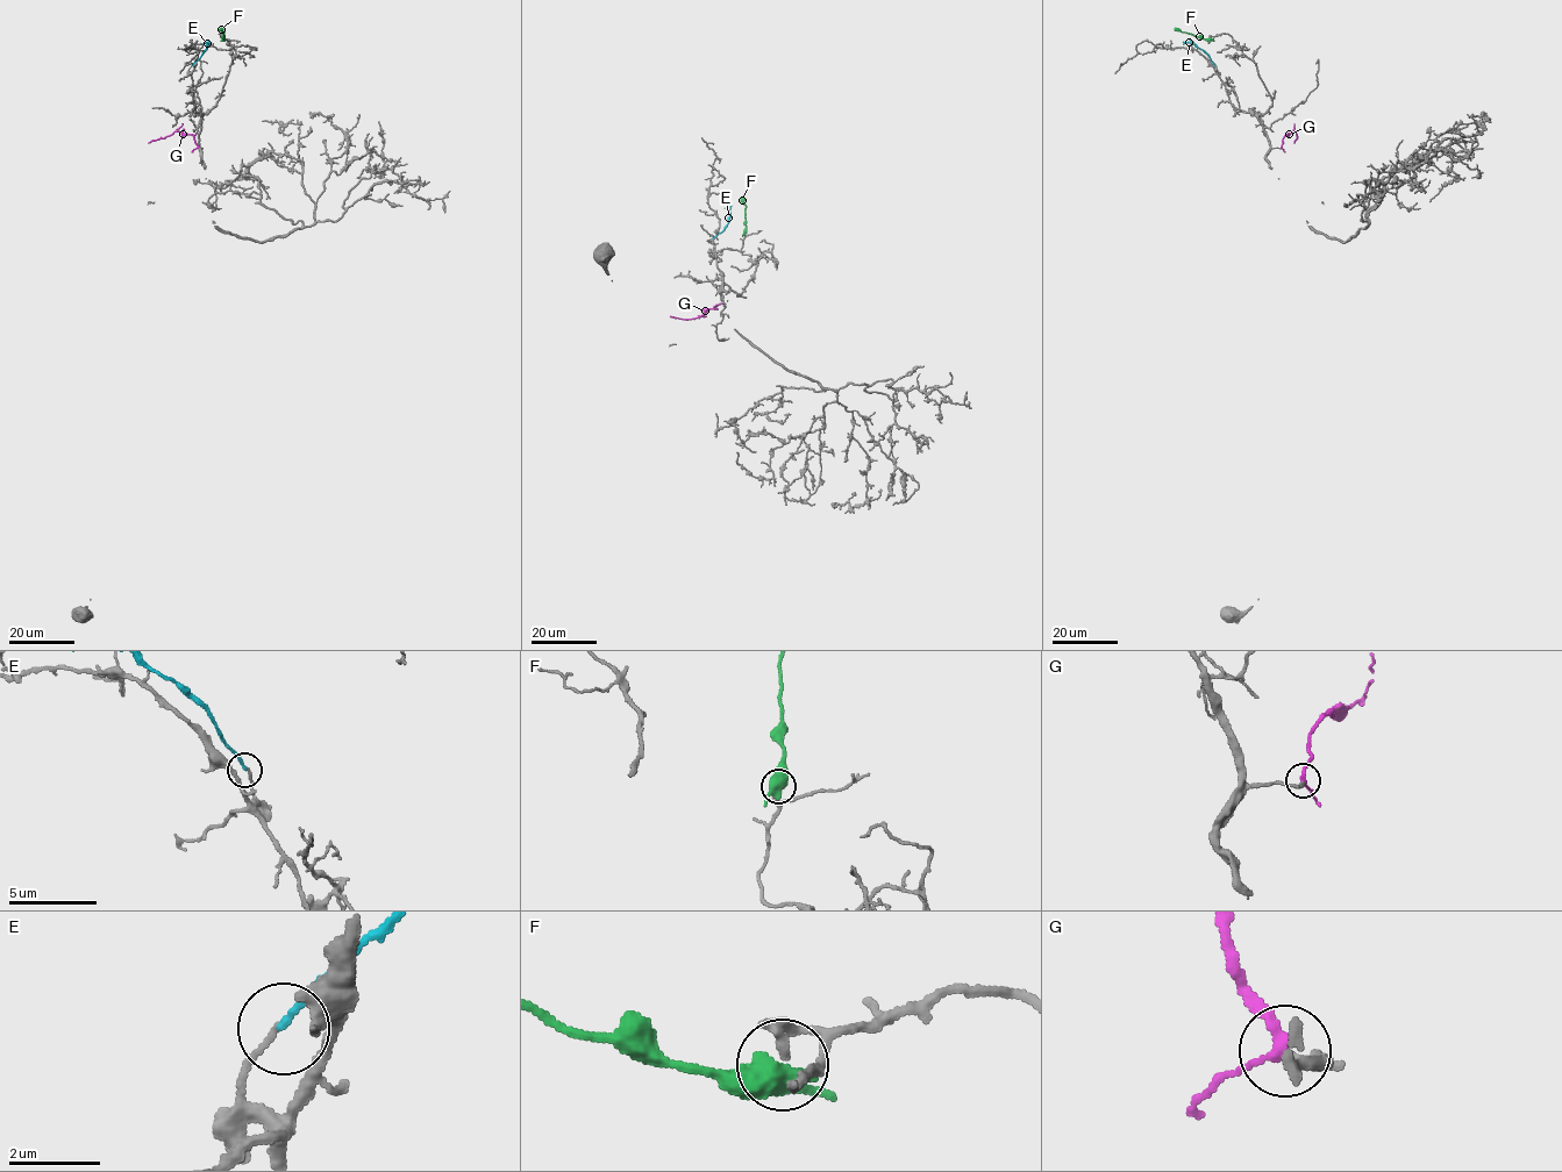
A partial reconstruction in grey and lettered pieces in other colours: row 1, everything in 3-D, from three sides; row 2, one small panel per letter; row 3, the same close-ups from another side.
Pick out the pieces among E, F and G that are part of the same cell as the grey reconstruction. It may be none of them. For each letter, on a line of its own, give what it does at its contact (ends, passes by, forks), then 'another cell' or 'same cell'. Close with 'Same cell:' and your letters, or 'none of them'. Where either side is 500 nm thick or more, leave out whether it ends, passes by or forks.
E: it ends; another cell
F: another cell
G: it passes by; same cell
Same cell: G

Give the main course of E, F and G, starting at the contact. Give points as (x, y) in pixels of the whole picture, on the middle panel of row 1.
E: (713, 237), (727, 224), (732, 206)
F: (744, 233), (742, 197)
G: (720, 304), (696, 317), (670, 316)

